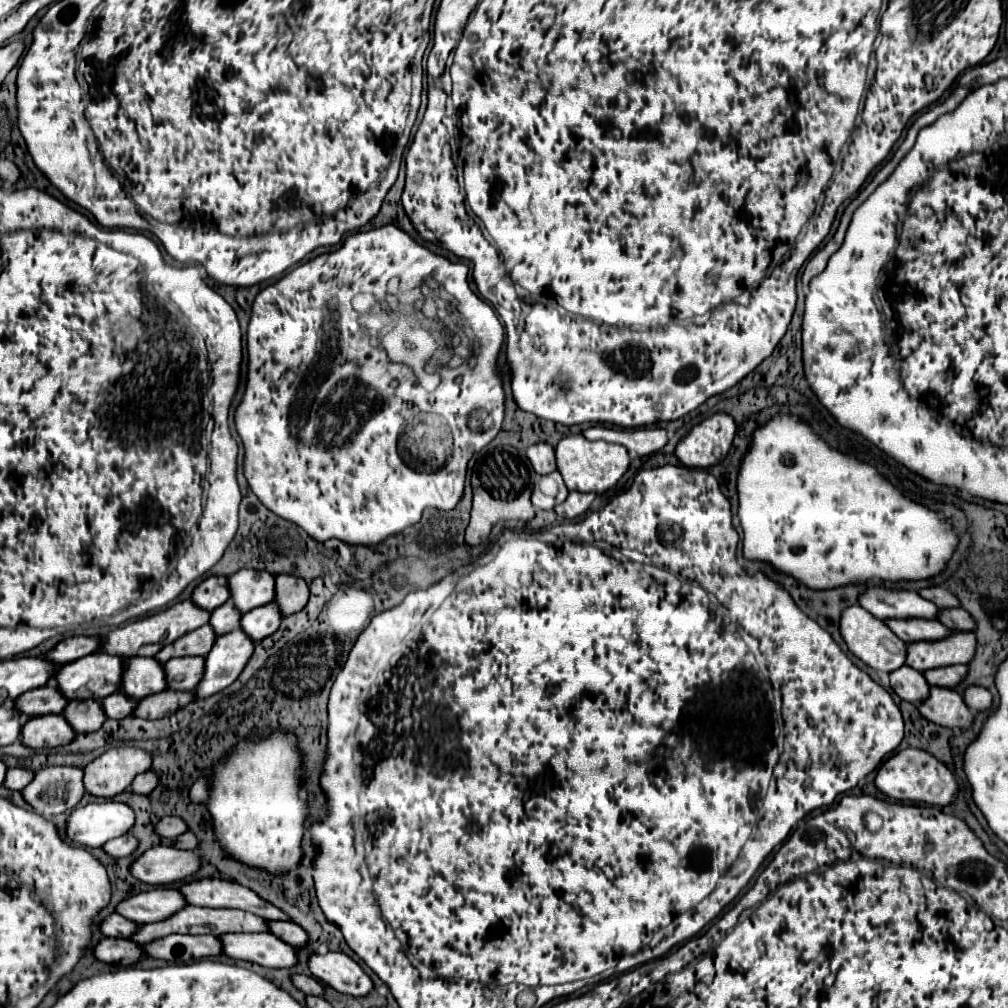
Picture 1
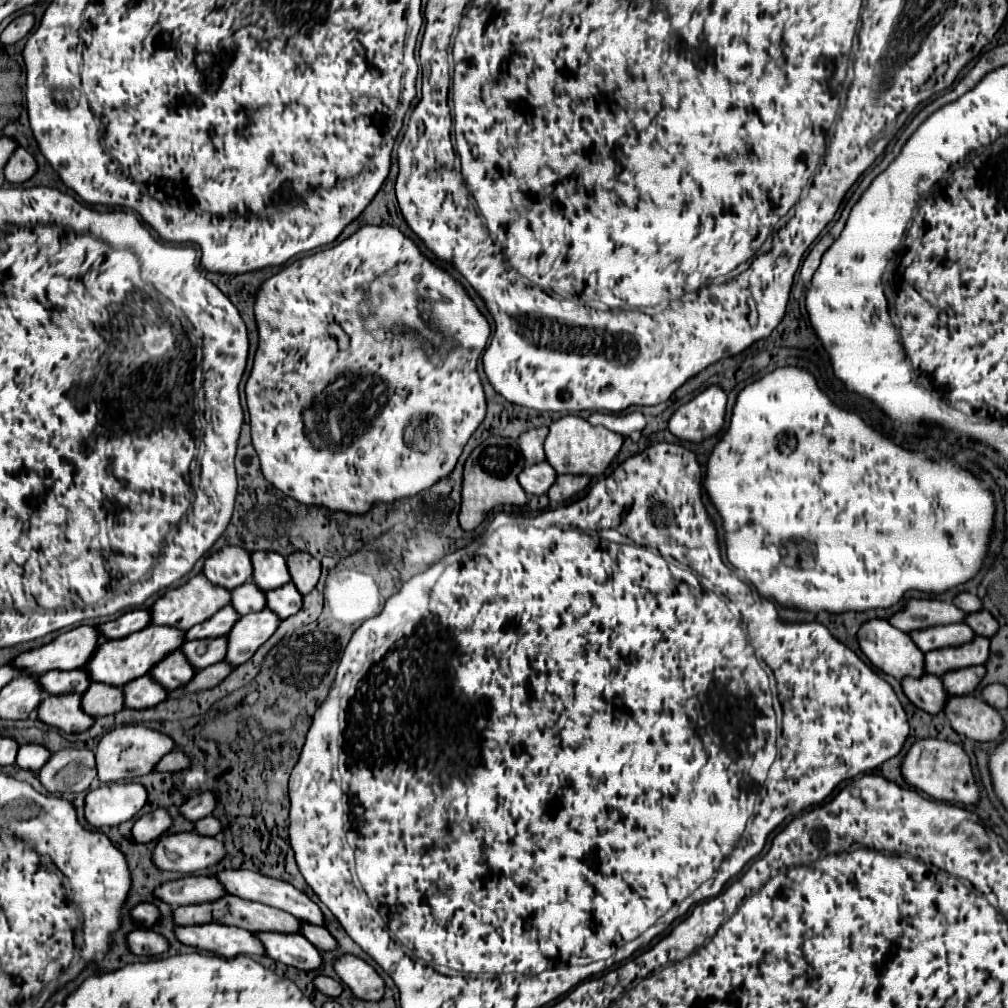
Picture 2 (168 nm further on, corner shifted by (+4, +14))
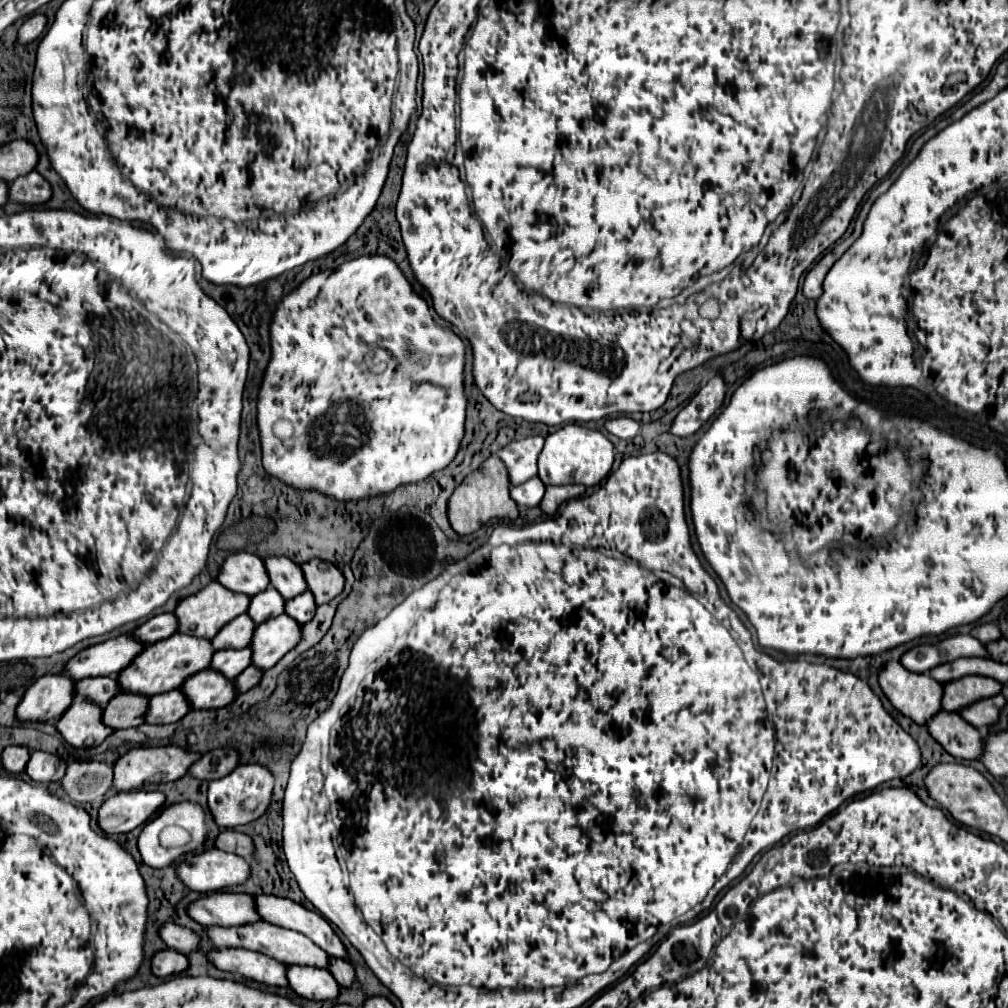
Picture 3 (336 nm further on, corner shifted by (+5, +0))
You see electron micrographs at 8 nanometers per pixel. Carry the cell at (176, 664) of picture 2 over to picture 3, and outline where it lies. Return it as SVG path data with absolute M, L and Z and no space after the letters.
M201 670L191 674L181 684L181 692L193 708L221 708L233 702L233 682L215 670Z

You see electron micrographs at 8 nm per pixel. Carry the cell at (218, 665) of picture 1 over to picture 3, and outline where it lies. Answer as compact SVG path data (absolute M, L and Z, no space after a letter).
M285 614L255 626L251 638L251 664L261 670L275 666L279 658L283 658L299 642L299 638L301 626Z

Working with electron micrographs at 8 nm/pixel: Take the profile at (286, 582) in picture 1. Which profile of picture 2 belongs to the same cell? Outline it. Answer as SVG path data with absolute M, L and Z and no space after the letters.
M296 550L288 556L288 570L300 594L308 594L310 590L316 588L320 580L320 568L322 568L320 560L308 552Z

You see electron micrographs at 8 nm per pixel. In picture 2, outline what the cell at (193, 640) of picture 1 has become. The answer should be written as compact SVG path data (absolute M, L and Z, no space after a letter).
M228 604L222 610L218 610L210 620L196 624L192 630L186 632L188 640L200 640L200 638L216 638L224 636L234 628L234 622L238 622L238 612Z

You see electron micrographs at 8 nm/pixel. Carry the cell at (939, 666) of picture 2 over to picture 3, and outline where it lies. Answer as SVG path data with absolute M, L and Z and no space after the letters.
M963 676L943 684L943 708L957 712L965 704L979 700L981 696L995 696L1001 692L1001 682L987 676Z

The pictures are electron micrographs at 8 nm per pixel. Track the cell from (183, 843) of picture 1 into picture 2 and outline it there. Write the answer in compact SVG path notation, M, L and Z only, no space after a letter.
M208 816L208 818L198 820L196 832L198 832L198 834L204 834L204 836L216 836L216 834L222 832L222 824L220 824L214 816Z

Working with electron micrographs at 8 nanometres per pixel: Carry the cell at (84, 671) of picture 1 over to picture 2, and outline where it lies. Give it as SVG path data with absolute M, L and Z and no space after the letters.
M148 626L140 632L128 634L126 638L106 640L102 646L98 646L94 656L86 664L86 670L94 682L124 686L126 682L132 682L134 678L146 676L158 662L162 662L162 658L166 658L166 654L180 650L184 642L186 642L186 630L182 632L174 626Z

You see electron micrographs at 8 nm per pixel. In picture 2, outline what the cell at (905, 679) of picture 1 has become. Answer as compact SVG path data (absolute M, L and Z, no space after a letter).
M926 674L920 680L906 678L902 682L902 688L904 694L910 698L910 702L920 710L928 714L942 714L948 692L942 688L942 680L938 680L936 676Z

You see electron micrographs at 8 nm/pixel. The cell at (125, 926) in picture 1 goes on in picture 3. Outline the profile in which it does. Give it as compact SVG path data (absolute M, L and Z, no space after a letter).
M165 922L159 928L159 936L169 948L173 948L177 952L183 952L183 954L189 954L199 942L199 938L191 930L183 928L183 926L175 924L175 922Z

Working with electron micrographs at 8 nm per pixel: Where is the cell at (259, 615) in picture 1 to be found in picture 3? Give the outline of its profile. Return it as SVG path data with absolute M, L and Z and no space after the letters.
M309 590L303 592L301 596L295 596L293 600L285 602L285 614L291 616L299 624L309 622L313 618L313 614L315 614L315 608L317 606L315 606L315 600L313 600Z

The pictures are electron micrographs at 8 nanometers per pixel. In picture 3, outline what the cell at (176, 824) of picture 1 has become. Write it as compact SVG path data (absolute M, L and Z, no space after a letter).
M255 764L235 768L225 778L213 780L211 792L209 792L209 810L213 814L215 824L223 826L223 828L235 828L235 826L243 826L243 824L249 824L251 820L259 818L269 806L271 790L273 790L271 772L267 768L261 768Z

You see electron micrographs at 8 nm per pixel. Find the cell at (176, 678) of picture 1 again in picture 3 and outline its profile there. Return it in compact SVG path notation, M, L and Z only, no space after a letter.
M243 648L243 650L217 650L213 654L213 660L211 660L209 668L231 680L233 676L237 676L237 672L241 672L243 668L249 666L249 654L251 654L249 648Z

